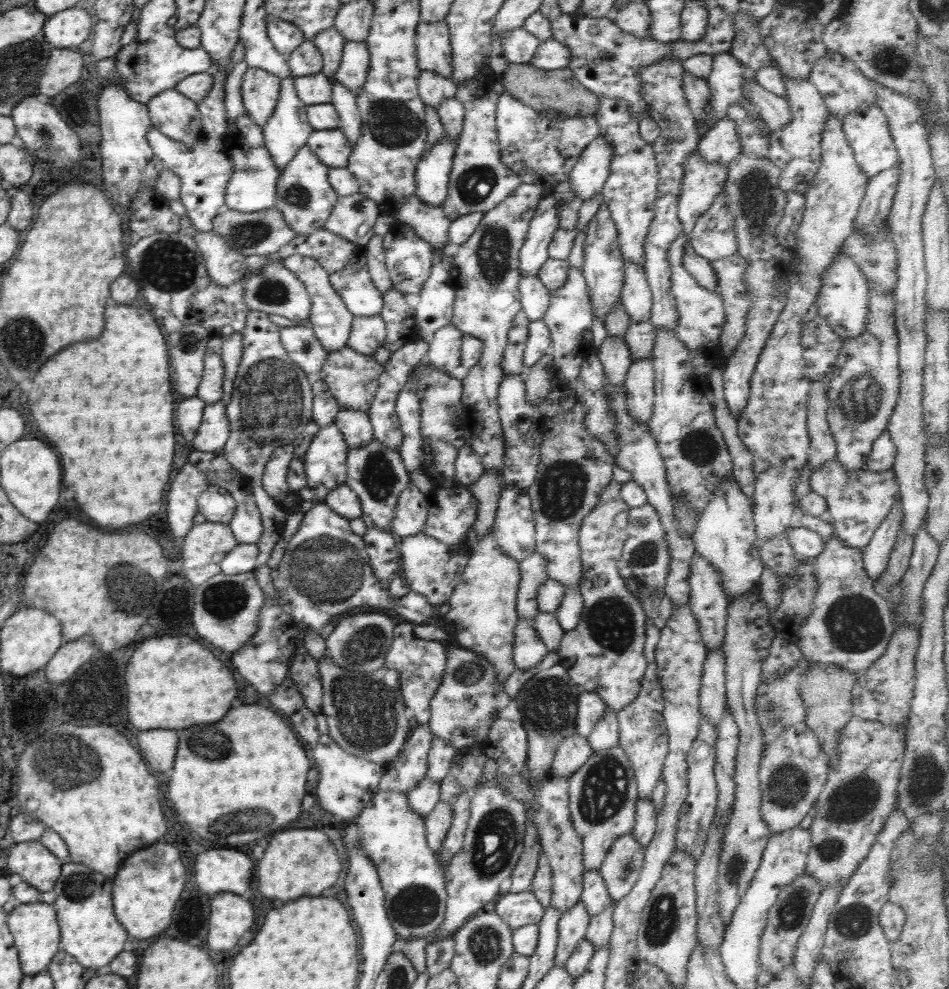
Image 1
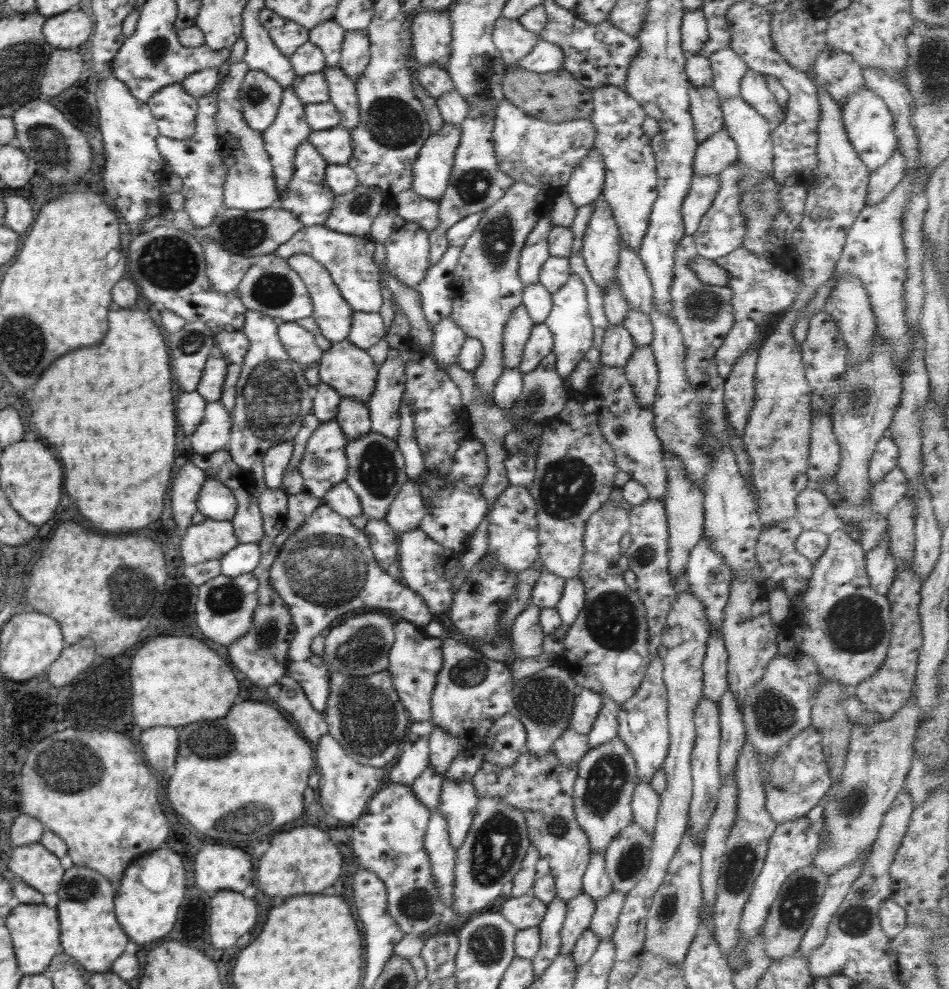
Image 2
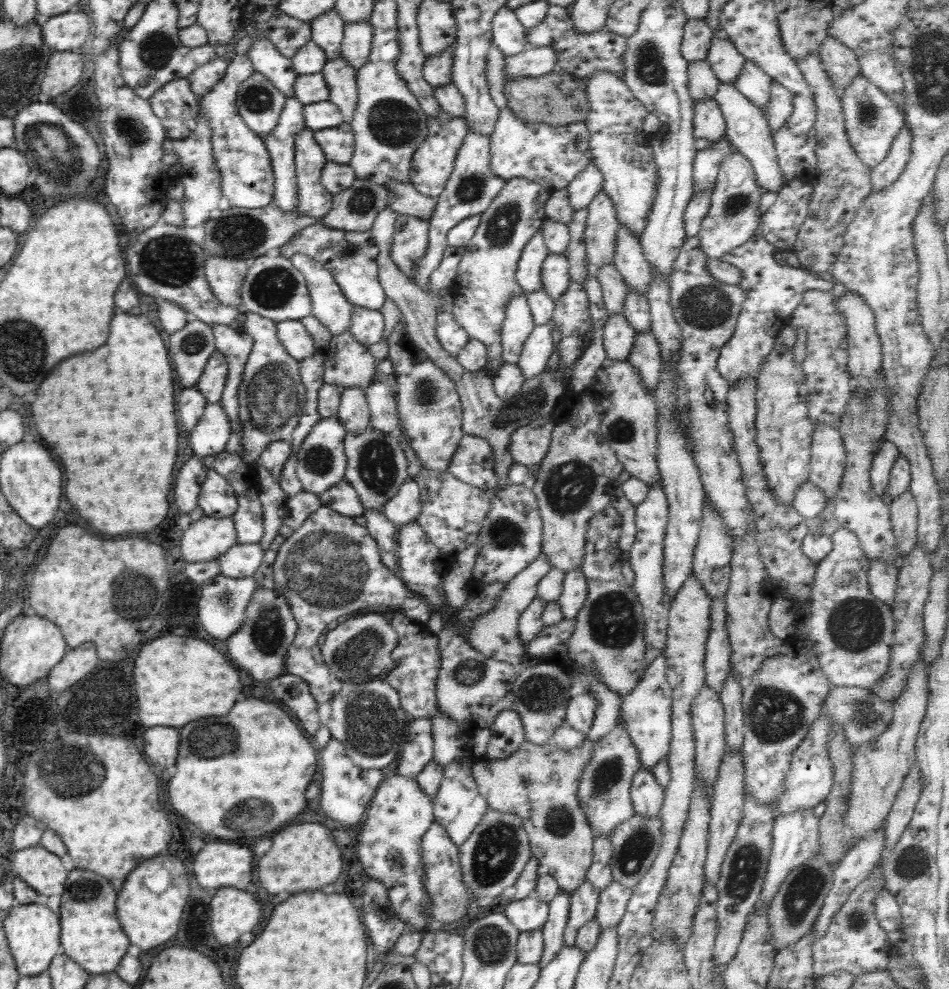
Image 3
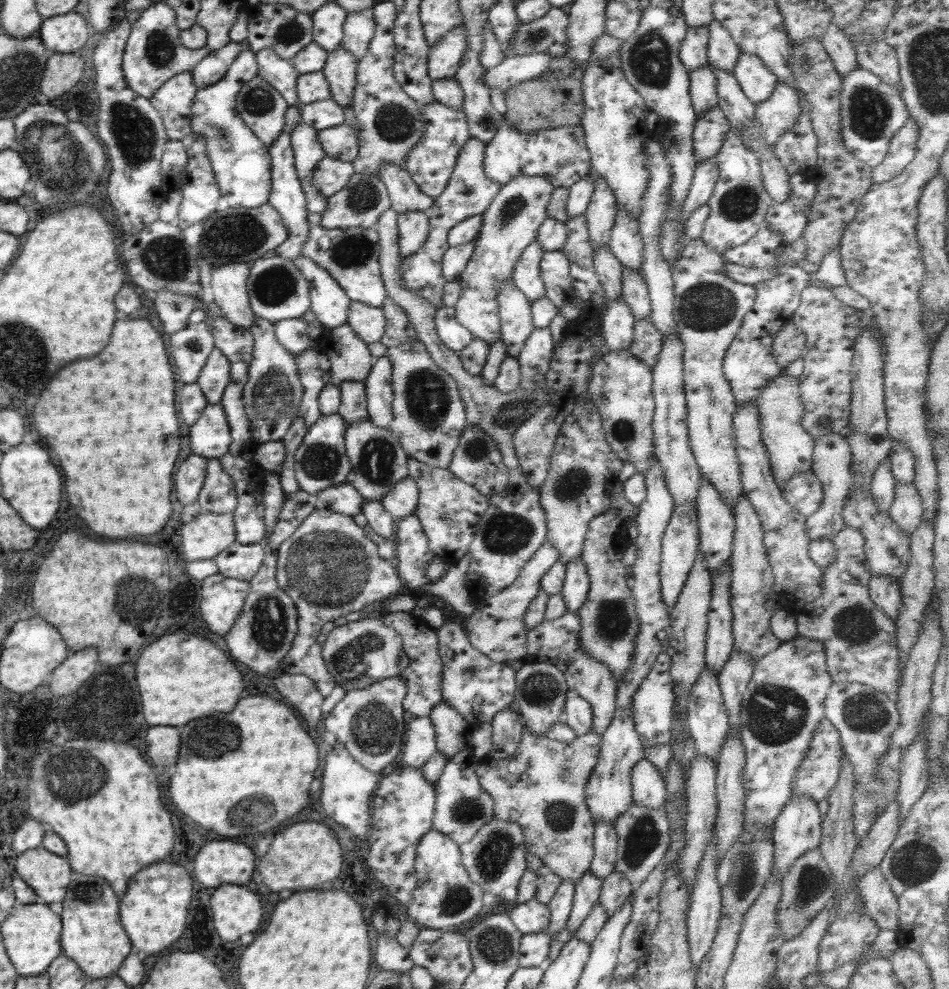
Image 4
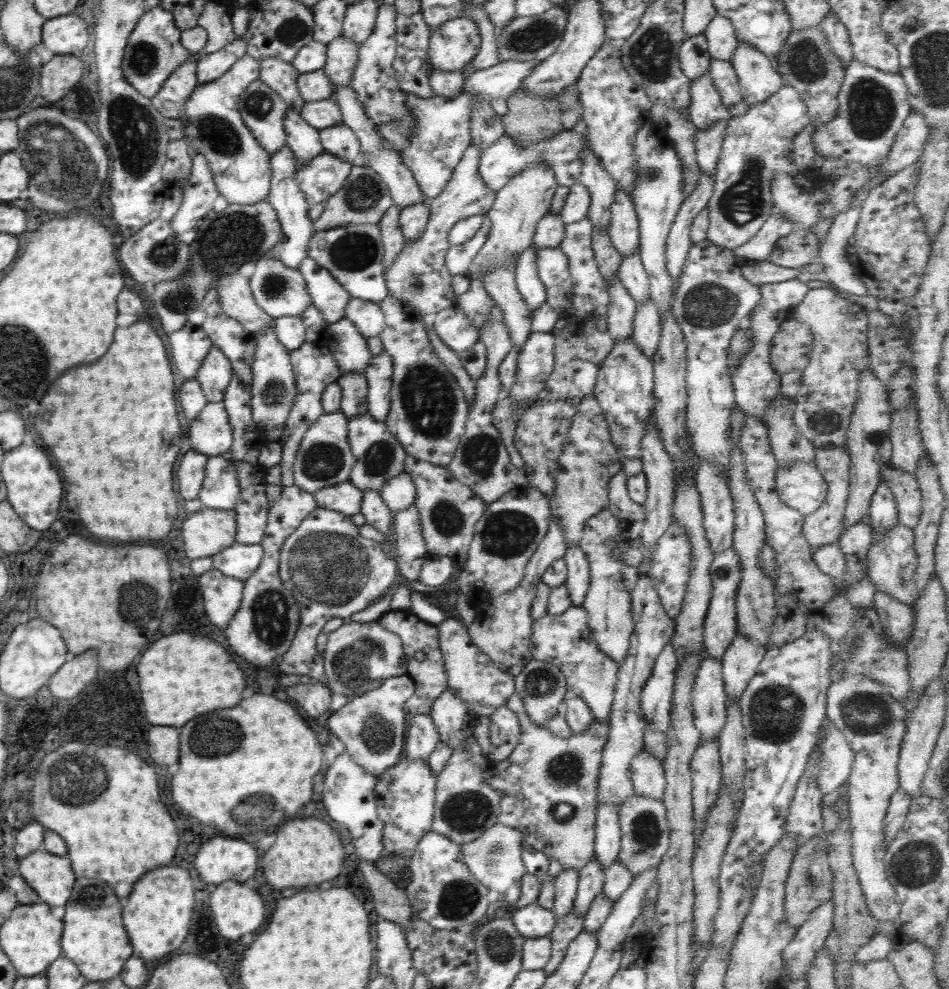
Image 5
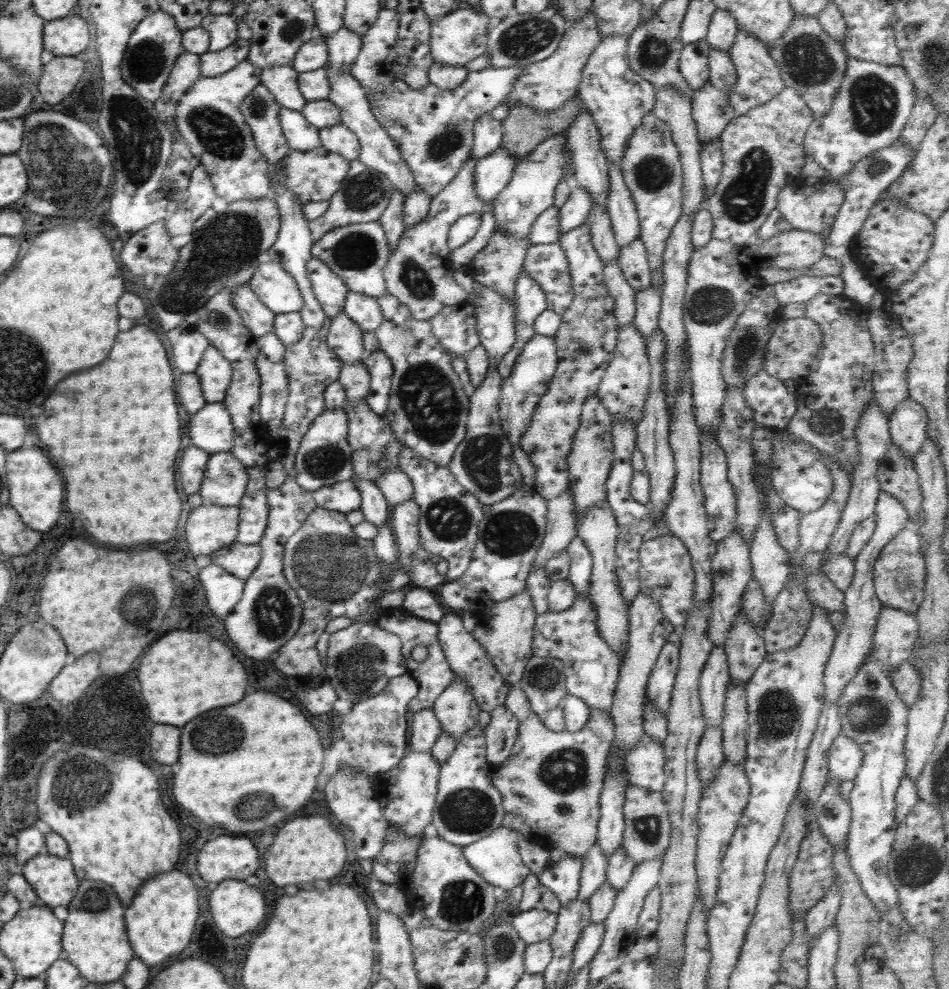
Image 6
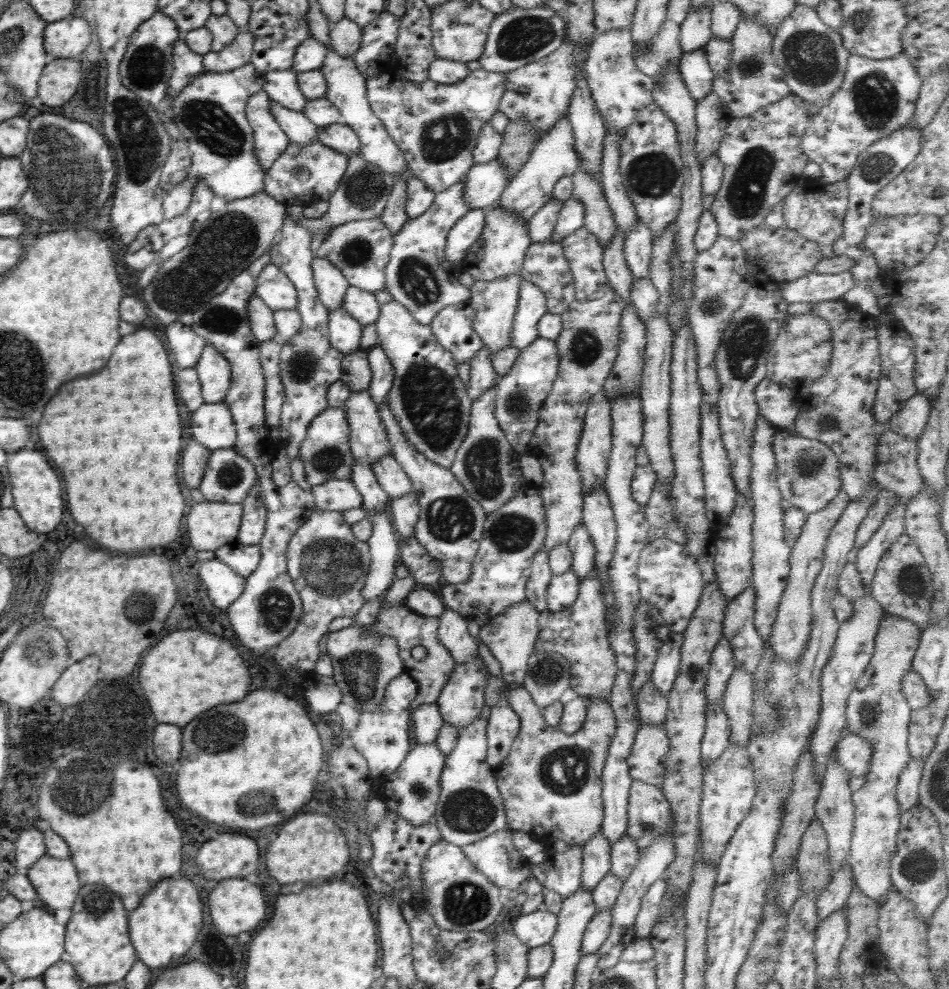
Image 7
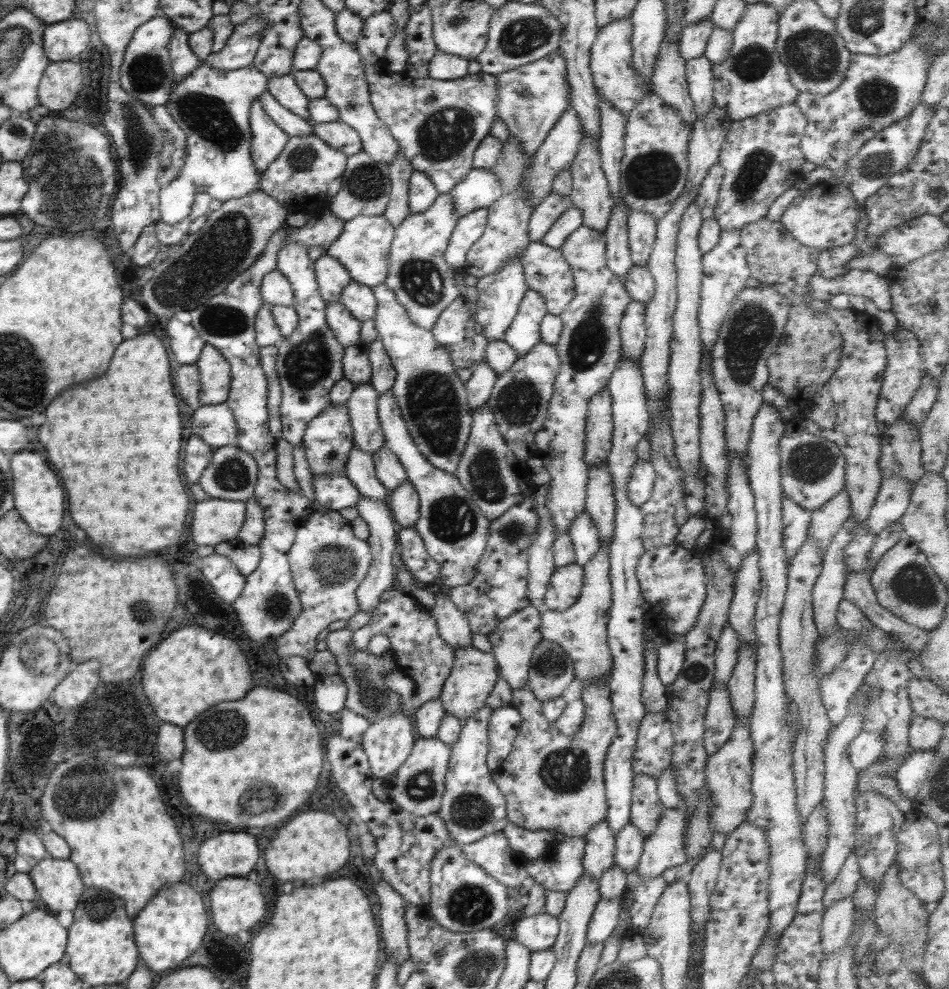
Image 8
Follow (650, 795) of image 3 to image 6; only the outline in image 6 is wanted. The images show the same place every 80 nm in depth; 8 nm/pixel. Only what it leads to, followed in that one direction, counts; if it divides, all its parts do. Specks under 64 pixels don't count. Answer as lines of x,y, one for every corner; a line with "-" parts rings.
644,734
625,756
627,780
648,792
661,792
665,783
663,743

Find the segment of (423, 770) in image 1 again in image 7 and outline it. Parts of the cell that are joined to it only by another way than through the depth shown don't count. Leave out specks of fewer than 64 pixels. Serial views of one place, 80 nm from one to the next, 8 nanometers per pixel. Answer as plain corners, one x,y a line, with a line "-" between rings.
437,703
420,705
411,710
414,720
414,736
418,744
430,744
435,742
445,723
440,714

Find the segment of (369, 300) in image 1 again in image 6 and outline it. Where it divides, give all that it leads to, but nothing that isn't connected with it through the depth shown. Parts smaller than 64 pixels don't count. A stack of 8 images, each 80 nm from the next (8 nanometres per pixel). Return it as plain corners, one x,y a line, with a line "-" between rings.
359,222
336,227
326,232
312,246
312,257
319,258
344,281
352,292
377,299
387,294
383,271
391,250
379,222

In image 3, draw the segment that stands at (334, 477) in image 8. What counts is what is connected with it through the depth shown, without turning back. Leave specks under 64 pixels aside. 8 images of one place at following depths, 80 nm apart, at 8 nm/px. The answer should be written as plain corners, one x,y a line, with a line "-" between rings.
344,479
319,495
322,506
327,506
344,517
363,516
365,508
360,502
358,493

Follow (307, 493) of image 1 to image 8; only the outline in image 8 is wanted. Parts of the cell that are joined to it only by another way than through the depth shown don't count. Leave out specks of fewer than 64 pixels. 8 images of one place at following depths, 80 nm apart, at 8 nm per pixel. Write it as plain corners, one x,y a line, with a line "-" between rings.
331,404
313,418
307,425
303,436
306,461
313,477
345,472
348,456
354,447
353,430
348,416
348,407
345,404

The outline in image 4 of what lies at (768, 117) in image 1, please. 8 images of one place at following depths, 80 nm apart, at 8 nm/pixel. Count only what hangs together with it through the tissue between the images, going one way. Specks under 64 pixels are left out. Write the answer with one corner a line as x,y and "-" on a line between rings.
742,52
734,67
733,75
748,100
755,105
766,101
780,82
777,76
766,68
761,58

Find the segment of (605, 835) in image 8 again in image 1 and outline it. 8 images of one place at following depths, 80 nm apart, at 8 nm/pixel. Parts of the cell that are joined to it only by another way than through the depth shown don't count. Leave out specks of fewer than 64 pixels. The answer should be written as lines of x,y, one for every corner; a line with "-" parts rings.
579,900
567,910
558,921
558,948
555,964
562,967
576,950
576,946
585,938
591,916
586,905

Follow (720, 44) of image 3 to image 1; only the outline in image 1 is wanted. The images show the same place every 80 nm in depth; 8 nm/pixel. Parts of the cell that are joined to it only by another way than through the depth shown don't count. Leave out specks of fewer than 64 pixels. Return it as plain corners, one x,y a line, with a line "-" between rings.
729,53
713,56
713,67
710,76
705,80
710,89
710,119
720,121
726,118
728,107
742,100
743,66
742,62

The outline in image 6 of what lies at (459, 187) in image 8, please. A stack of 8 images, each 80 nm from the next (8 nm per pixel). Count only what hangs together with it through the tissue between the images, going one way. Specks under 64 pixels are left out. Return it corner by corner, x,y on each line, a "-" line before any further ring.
502,146
476,160
474,173
477,195
491,203
508,184
517,160

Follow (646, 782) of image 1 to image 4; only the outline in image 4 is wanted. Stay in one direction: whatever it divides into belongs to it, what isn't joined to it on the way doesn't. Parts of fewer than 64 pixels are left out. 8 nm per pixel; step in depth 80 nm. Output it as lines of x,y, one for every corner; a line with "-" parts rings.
665,652
660,653
632,699
633,719
643,749
647,748
647,746
670,744
671,742
670,736
673,720
675,719
675,694
669,673
670,667
671,658

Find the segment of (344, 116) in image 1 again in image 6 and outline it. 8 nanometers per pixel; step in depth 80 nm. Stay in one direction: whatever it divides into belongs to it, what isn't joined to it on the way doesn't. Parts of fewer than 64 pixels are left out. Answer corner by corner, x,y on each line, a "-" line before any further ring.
342,25
342,29
325,39
328,52
327,64
331,68
340,68
347,72
360,53
361,38

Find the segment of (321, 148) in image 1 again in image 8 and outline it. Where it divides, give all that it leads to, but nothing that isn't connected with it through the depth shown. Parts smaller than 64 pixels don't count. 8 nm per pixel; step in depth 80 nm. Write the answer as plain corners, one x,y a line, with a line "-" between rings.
342,121
313,123
313,134
321,138
328,146
341,150
348,156
358,154
363,150
359,134

